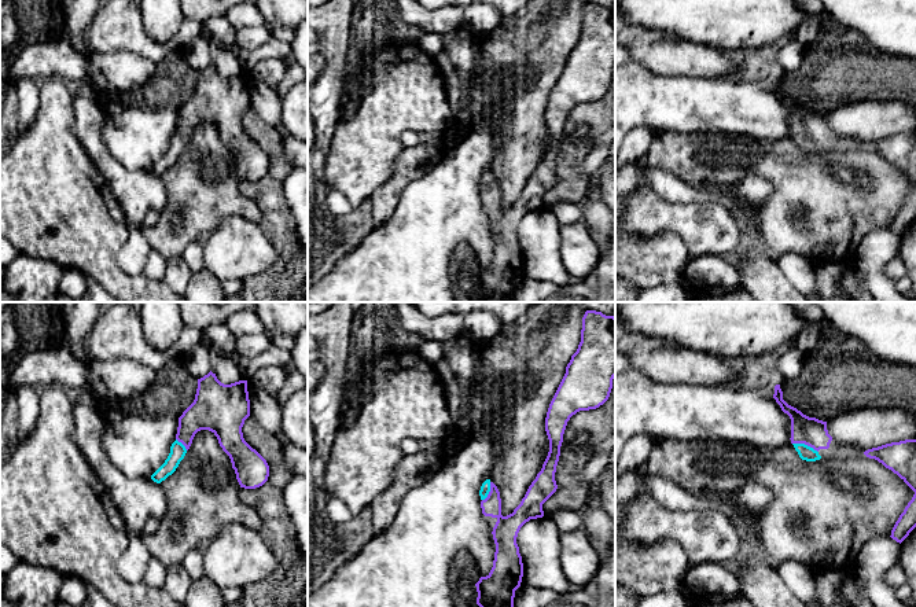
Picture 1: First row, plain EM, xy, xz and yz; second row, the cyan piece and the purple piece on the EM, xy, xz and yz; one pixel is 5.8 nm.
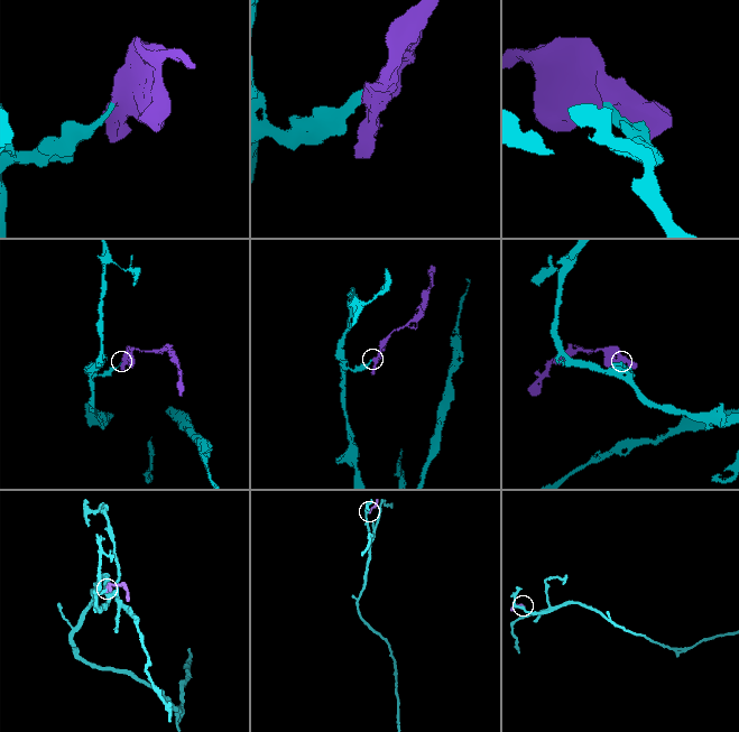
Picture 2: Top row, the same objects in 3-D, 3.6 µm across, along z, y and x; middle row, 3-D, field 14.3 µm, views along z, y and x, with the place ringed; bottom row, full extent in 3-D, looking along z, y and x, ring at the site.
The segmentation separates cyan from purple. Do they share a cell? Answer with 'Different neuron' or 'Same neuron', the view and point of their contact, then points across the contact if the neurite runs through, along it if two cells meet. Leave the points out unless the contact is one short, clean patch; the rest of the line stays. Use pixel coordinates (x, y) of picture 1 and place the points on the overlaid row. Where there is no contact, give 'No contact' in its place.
Same neuron. Touches cyan at yz (804, 444). Path across: yz (805, 452), (804, 444), (810, 431)

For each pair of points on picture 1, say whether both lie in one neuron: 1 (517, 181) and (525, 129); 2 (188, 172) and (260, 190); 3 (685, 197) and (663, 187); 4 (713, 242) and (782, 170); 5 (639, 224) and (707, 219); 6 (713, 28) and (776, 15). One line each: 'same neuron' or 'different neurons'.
1: same neuron
2: different neurons
3: same neuron
4: different neurons
5: same neuron
6: same neuron

